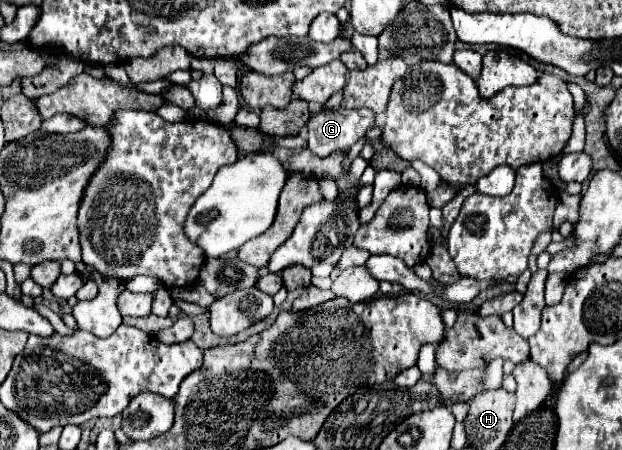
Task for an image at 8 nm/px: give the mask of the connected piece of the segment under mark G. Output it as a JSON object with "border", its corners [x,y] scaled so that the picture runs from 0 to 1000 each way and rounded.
{"border":[[[524,240],[502,249],[495,284],[495,333],[521,351],[537,333],[559,333],[595,284],[605,280],[605,258],[595,240]]]}

